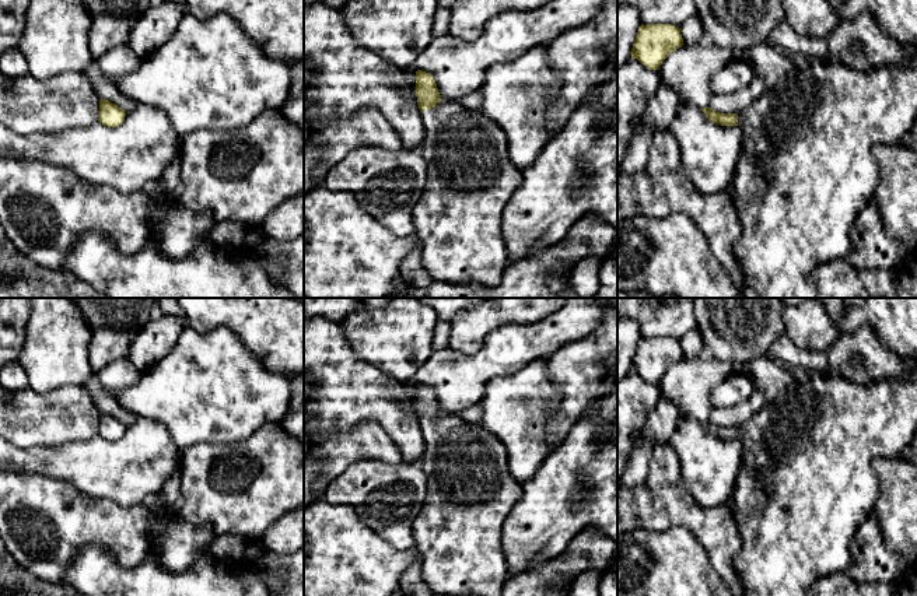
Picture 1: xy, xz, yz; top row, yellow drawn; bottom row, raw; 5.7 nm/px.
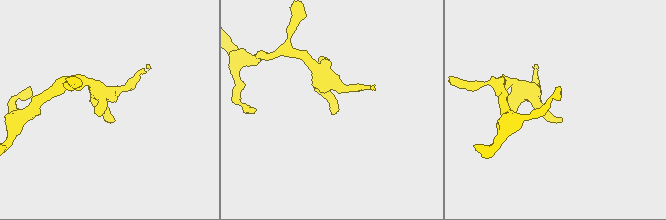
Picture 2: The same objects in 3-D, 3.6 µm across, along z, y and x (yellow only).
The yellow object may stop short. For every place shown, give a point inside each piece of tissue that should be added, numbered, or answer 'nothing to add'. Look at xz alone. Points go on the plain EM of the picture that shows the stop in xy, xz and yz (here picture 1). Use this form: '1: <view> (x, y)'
1: xz (471, 493)

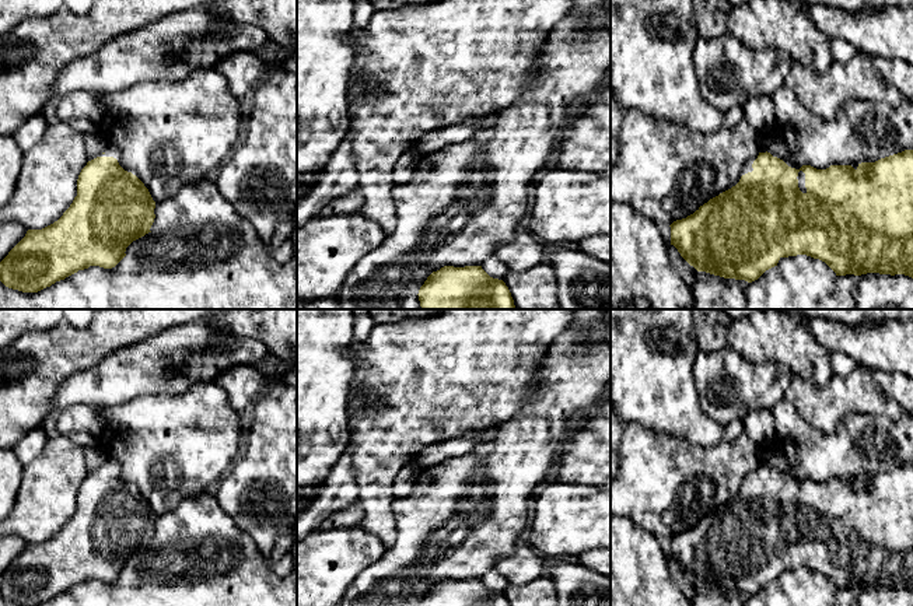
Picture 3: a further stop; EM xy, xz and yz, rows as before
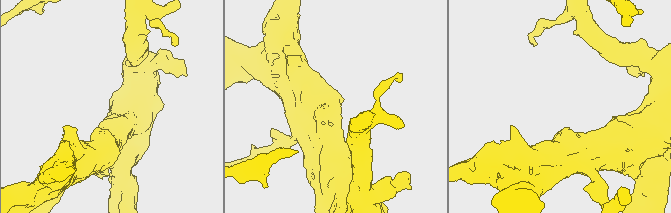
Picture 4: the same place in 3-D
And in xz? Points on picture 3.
nothing to add

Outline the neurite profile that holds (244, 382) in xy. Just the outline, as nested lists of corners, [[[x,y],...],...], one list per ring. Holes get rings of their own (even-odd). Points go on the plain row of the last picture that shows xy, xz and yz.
[[[255,364],[228,367],[211,379],[227,392],[235,411],[253,406],[263,393],[263,374]]]

